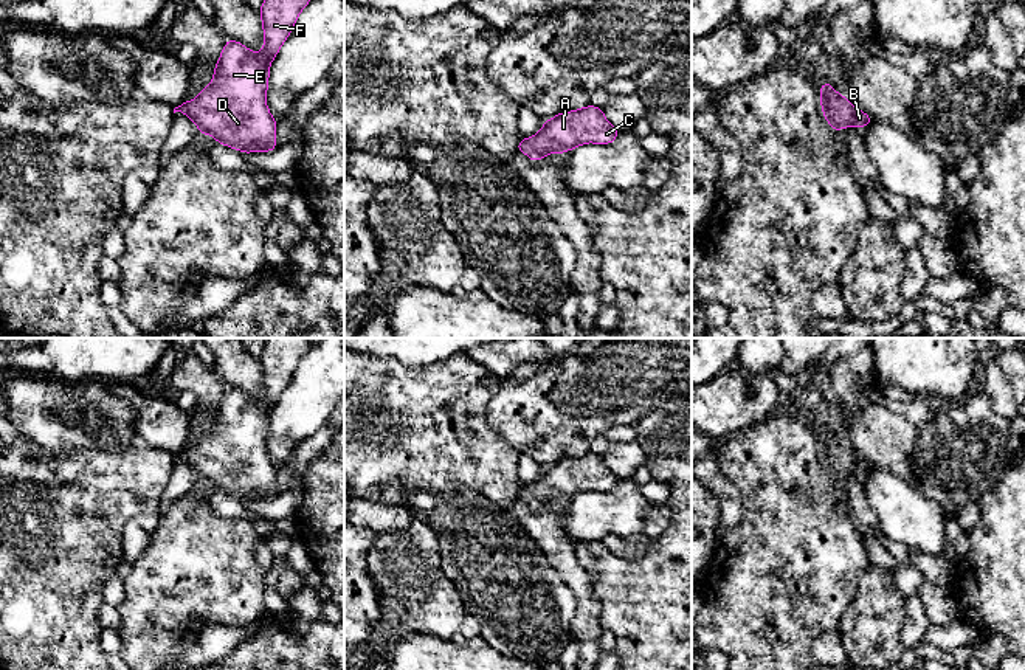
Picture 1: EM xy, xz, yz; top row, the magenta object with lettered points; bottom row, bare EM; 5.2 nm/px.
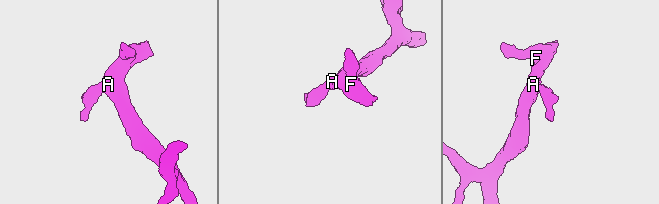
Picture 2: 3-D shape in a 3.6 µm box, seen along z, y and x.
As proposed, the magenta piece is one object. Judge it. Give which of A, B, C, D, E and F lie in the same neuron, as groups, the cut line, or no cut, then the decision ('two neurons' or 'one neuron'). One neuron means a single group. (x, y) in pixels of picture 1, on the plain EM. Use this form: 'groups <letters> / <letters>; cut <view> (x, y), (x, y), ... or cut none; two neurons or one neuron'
groups A B C D E F; cut none; one neuron

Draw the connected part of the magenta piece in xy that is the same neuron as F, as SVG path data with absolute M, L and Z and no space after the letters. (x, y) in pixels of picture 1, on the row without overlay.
M268 338L259 355L264 377L264 395L254 400L240 389L228 386L214 414L214 423L209 433L203 436L194 448L188 447L175 454L174 461L185 461L195 470L200 481L211 482L226 495L233 495L243 501L274 498L278 495L278 470L265 450L270 413L293 378L301 358L312 346L309 338Z

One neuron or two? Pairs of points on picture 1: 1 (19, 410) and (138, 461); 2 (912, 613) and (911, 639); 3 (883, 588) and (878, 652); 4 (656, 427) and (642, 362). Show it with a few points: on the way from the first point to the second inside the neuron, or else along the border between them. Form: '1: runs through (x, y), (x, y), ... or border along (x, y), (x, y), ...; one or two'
1: border along (137, 435), (118, 452), (82, 448); two
2: runs through (912, 619), (912, 633); one
3: runs through (878, 604), (878, 636); one
4: border along (675, 396), (652, 408), (635, 425); two

